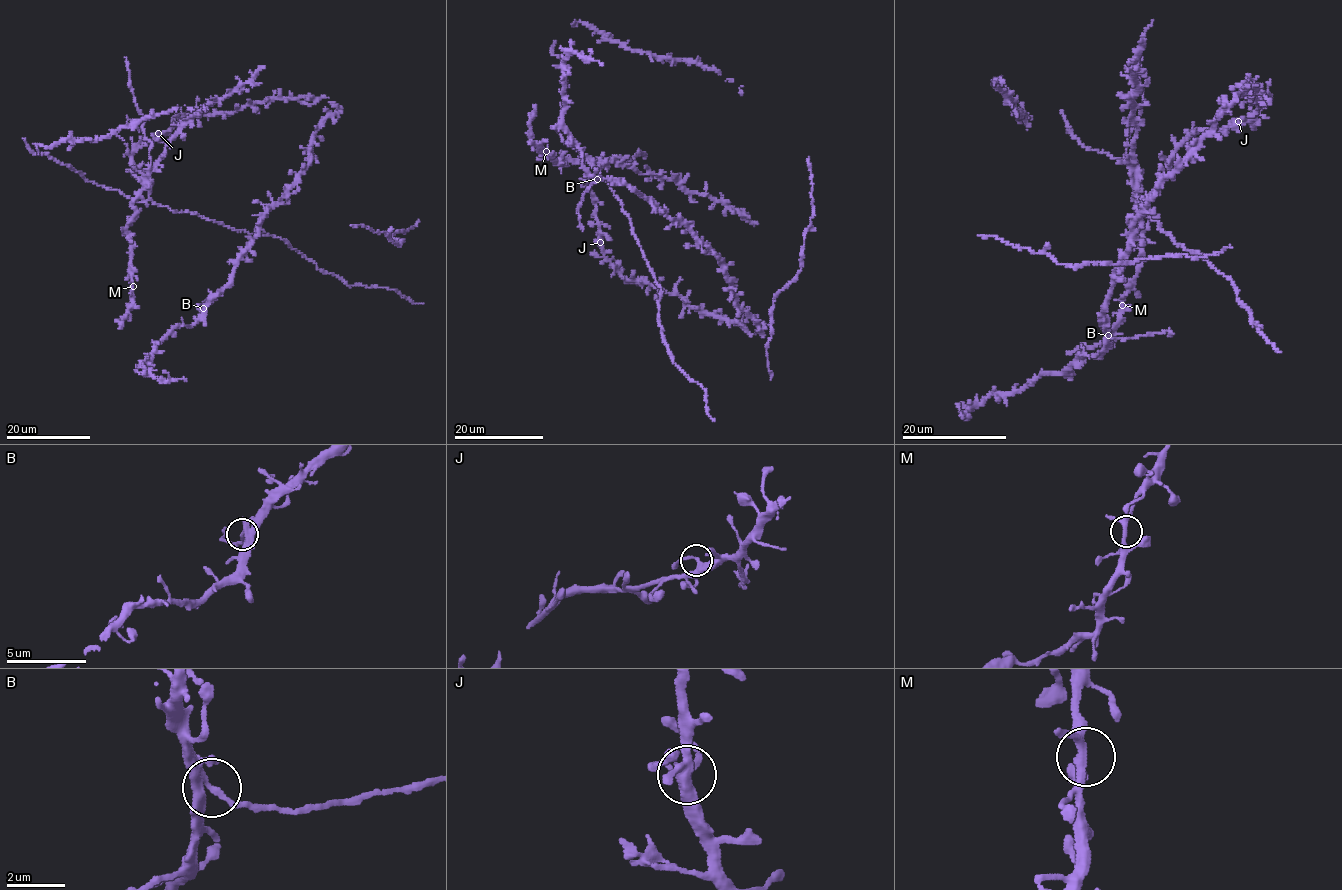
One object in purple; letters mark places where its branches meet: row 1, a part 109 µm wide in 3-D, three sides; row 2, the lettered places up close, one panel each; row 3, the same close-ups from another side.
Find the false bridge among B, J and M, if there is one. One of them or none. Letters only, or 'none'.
B

